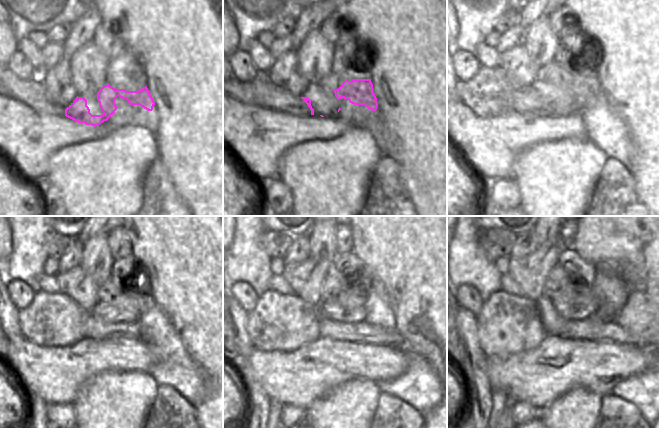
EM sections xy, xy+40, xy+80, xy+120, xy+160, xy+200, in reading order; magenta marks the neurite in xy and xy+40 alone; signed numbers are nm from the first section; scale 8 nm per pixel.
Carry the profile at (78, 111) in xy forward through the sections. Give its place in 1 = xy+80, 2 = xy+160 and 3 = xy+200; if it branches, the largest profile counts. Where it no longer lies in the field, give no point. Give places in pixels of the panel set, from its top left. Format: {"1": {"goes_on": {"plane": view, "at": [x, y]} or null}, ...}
{"1": {"goes_on": {"plane": "xy+80", "at": [585, 88]}}, "2": {"goes_on": {"plane": "xy+160", "at": [358, 299]}}, "3": {"goes_on": {"plane": "xy+200", "at": [584, 302]}}}

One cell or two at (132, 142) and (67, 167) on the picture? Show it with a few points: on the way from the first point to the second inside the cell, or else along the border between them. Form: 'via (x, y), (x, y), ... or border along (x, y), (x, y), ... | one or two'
via (116, 158), (107, 167), (83, 167) | one

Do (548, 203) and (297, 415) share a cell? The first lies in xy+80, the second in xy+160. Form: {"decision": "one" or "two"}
{"decision": "two"}

